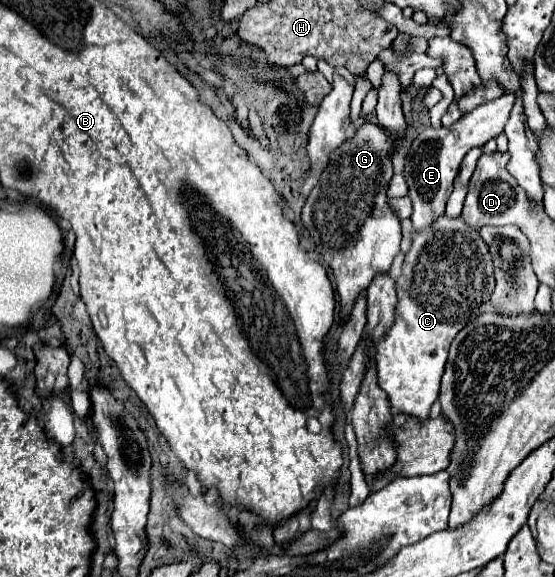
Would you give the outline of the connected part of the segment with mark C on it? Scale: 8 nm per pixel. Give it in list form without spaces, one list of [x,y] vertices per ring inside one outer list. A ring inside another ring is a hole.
[[[443,215],[429,229],[413,237],[413,247],[405,255],[403,273],[397,285],[399,303],[395,309],[395,323],[385,333],[385,339],[381,339],[381,343],[377,345],[379,387],[387,393],[391,409],[397,409],[399,413],[421,421],[429,417],[429,409],[439,395],[439,381],[447,361],[449,345],[469,321],[485,311],[489,295],[493,291],[491,275],[493,261],[487,245],[471,231],[471,227],[463,223],[463,219],[449,219],[447,215]]]

